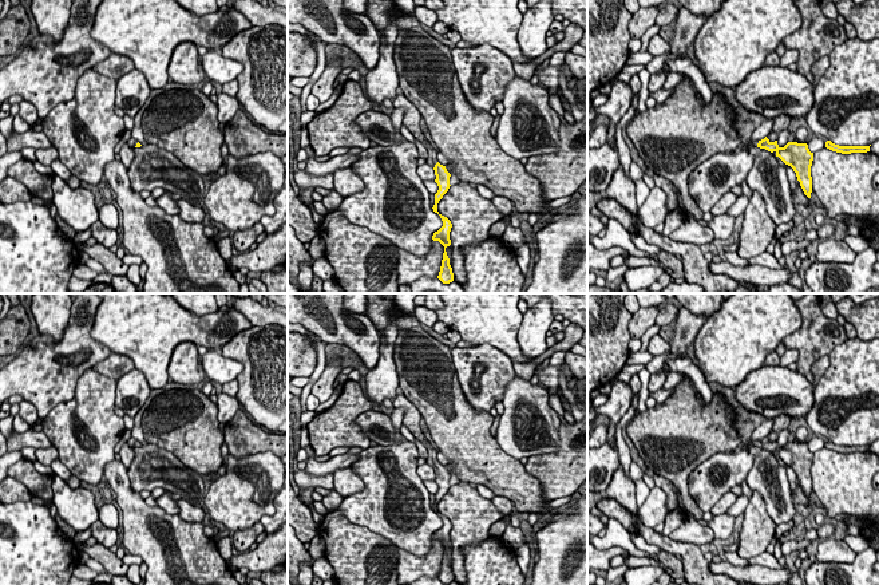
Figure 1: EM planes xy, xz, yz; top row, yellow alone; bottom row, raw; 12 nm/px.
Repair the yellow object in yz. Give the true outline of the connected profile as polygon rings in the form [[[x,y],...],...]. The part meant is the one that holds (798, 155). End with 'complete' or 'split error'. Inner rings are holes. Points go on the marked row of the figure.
[[[765,137],[759,142],[752,142],[749,139],[745,145],[743,145],[743,150],[747,150],[749,145],[765,149],[771,153],[775,151],[776,157],[779,157],[785,165],[793,169],[804,194],[808,198],[811,198],[812,193],[811,166],[813,161],[813,153],[809,151],[807,143],[788,142],[784,147],[780,147],[777,145],[777,141],[771,142]]]; split error

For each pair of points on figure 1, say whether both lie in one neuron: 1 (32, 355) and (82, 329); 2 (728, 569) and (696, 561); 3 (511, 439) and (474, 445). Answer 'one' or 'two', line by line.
1: one
2: two
3: two

